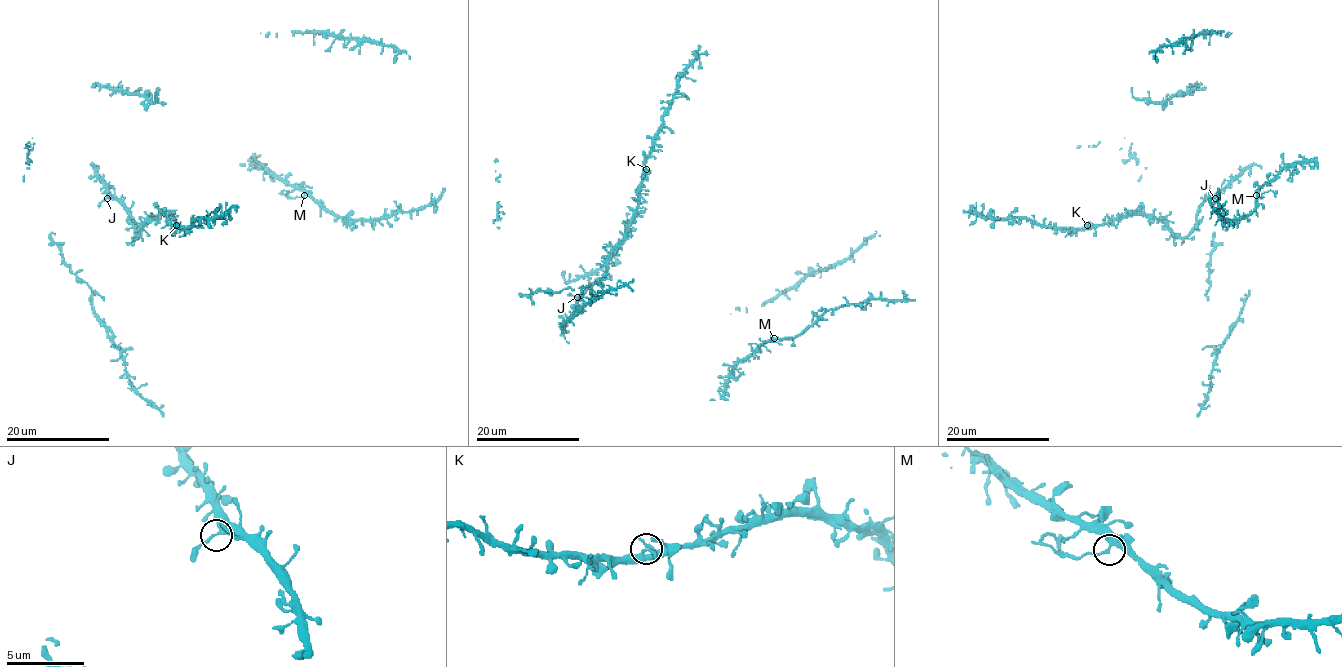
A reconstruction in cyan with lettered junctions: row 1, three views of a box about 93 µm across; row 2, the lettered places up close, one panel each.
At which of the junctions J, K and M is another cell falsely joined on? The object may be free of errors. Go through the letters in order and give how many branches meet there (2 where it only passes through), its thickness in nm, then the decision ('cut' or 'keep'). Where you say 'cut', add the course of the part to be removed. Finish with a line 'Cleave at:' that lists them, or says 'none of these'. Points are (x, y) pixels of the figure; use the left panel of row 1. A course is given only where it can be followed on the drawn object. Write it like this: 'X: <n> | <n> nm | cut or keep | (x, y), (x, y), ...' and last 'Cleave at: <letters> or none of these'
J: 3 | 280 nm | keep
K: 4 | 260 nm | keep
M: 4 | 280 nm | cut | (304, 196), (293, 198), (281, 193), (285, 191), (287, 197)
Cleave at: M

